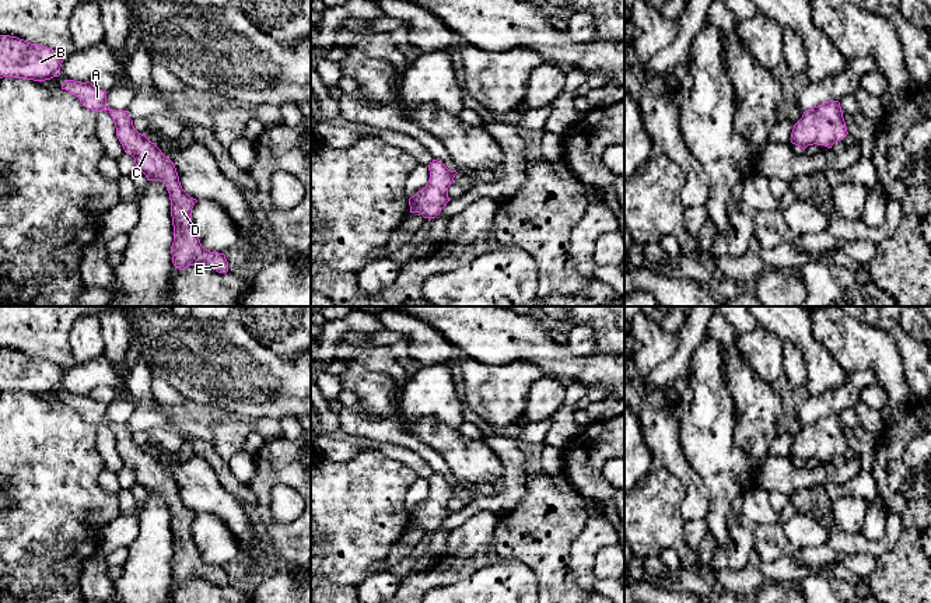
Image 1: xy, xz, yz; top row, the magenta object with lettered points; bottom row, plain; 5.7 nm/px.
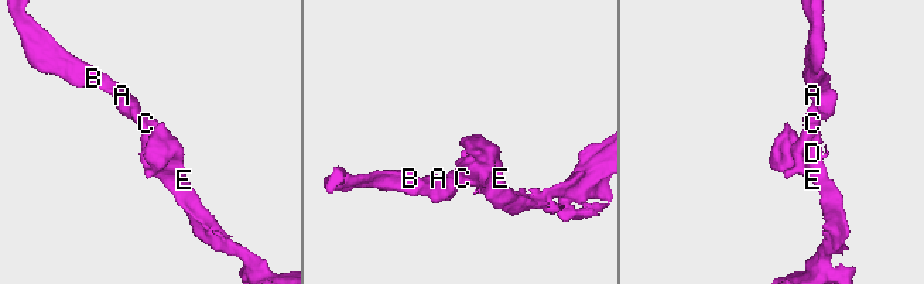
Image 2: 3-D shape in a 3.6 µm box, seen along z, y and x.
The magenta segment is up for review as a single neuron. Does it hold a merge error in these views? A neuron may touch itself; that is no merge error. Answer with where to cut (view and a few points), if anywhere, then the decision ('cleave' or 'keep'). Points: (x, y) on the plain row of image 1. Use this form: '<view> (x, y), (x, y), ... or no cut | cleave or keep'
no cut | keep

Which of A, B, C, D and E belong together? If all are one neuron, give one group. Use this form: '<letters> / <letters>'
A B C D E

